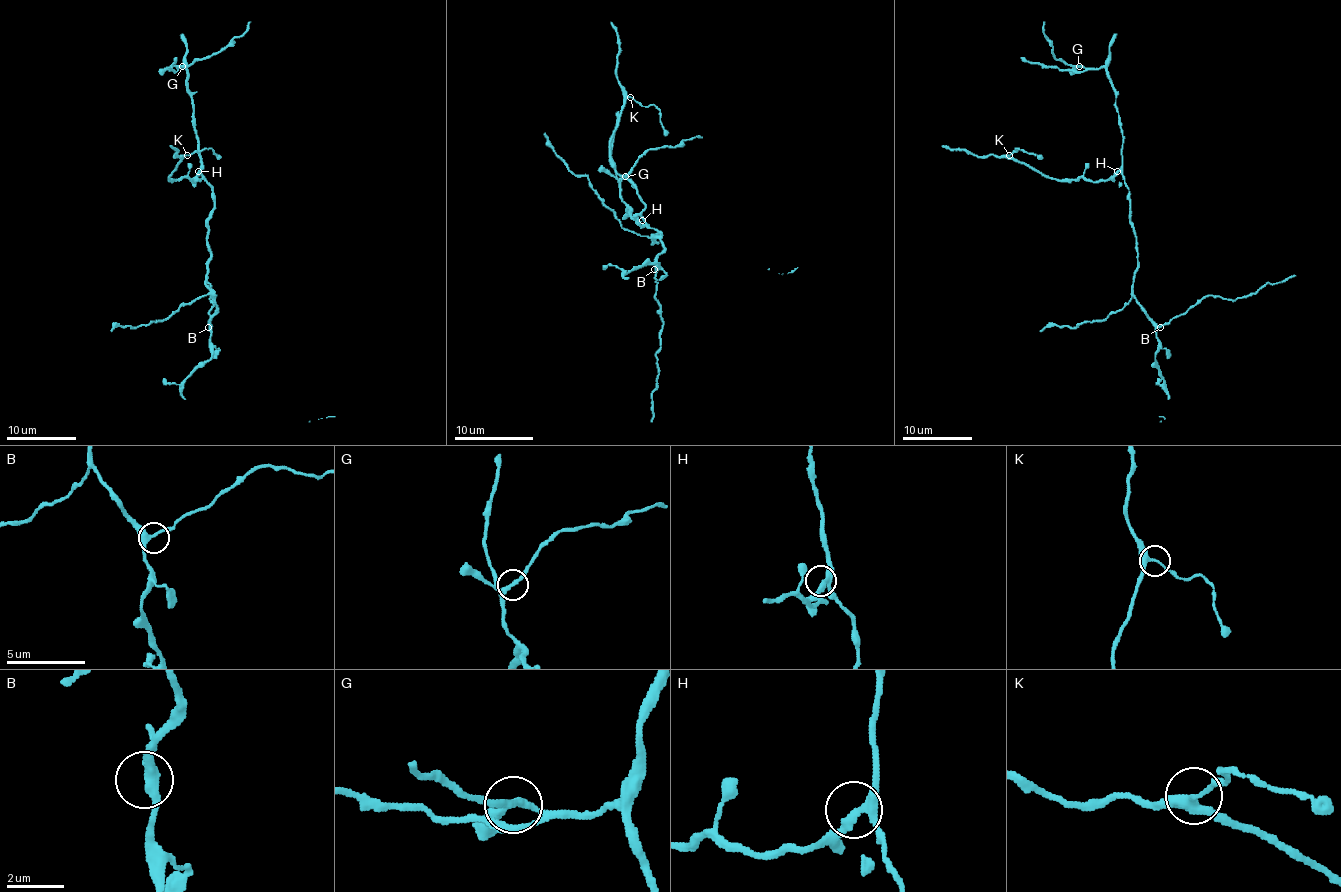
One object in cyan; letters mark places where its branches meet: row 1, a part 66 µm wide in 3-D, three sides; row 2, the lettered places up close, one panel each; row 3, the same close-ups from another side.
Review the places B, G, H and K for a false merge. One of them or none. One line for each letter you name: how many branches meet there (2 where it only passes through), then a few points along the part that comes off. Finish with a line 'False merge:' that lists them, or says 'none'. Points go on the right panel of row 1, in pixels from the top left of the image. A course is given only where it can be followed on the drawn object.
False merge: none

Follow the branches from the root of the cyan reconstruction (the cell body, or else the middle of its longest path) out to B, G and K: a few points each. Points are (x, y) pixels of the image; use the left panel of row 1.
B: (208, 221), (206, 247), (210, 261), (206, 287), (215, 303), (208, 327)
G: (208, 221), (213, 188), (201, 172), (187, 72), (177, 68), (182, 66)
K: (208, 221), (213, 188), (206, 179), (199, 172), (196, 181), (168, 178), (187, 155)

